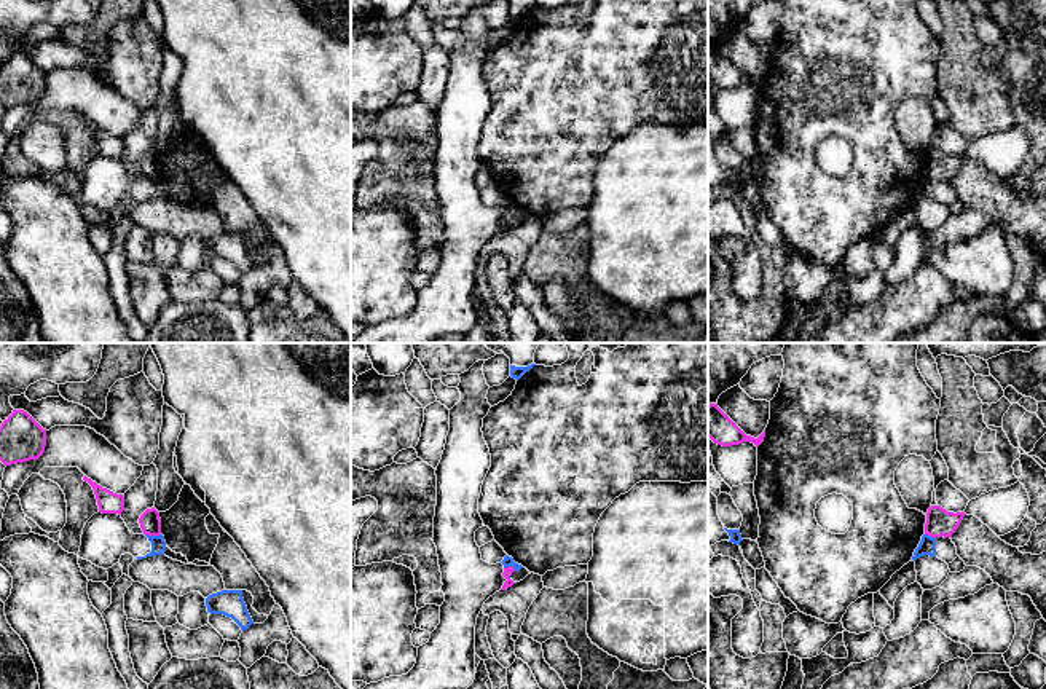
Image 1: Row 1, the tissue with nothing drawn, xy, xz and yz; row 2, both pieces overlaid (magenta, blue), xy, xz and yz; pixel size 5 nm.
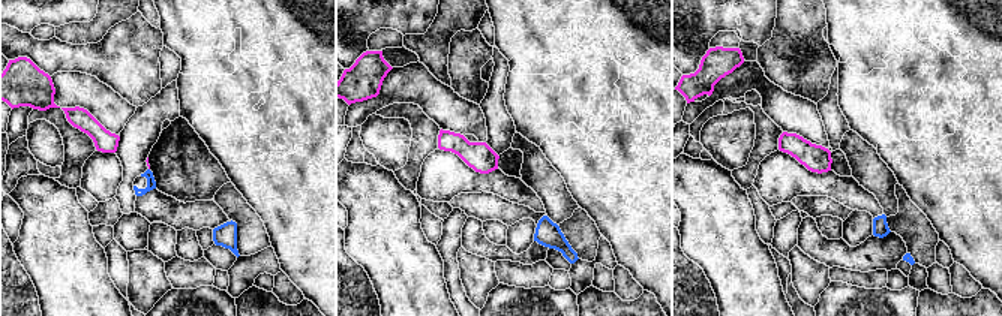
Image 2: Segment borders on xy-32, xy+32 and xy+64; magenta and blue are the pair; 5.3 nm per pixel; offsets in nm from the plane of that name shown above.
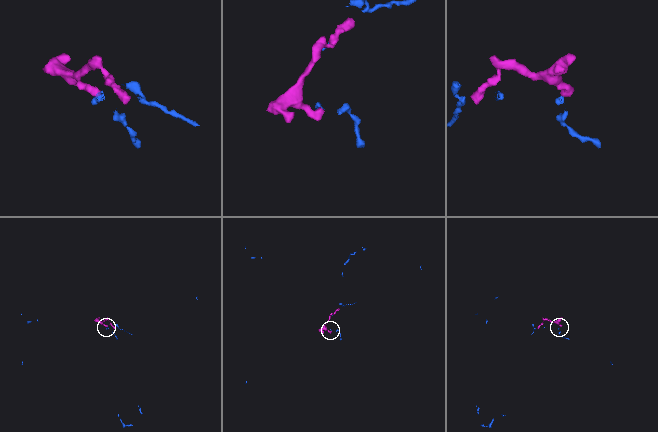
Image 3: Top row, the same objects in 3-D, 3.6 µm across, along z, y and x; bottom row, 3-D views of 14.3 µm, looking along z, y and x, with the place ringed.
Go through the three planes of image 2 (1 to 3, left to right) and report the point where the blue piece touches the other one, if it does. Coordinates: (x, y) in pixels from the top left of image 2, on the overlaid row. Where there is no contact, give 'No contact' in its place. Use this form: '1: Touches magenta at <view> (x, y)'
1: No contact
2: No contact
3: No contact

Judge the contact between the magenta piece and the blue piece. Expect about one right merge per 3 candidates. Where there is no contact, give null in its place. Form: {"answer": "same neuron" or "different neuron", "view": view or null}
{"answer": "different neuron", "view": "xy"}

